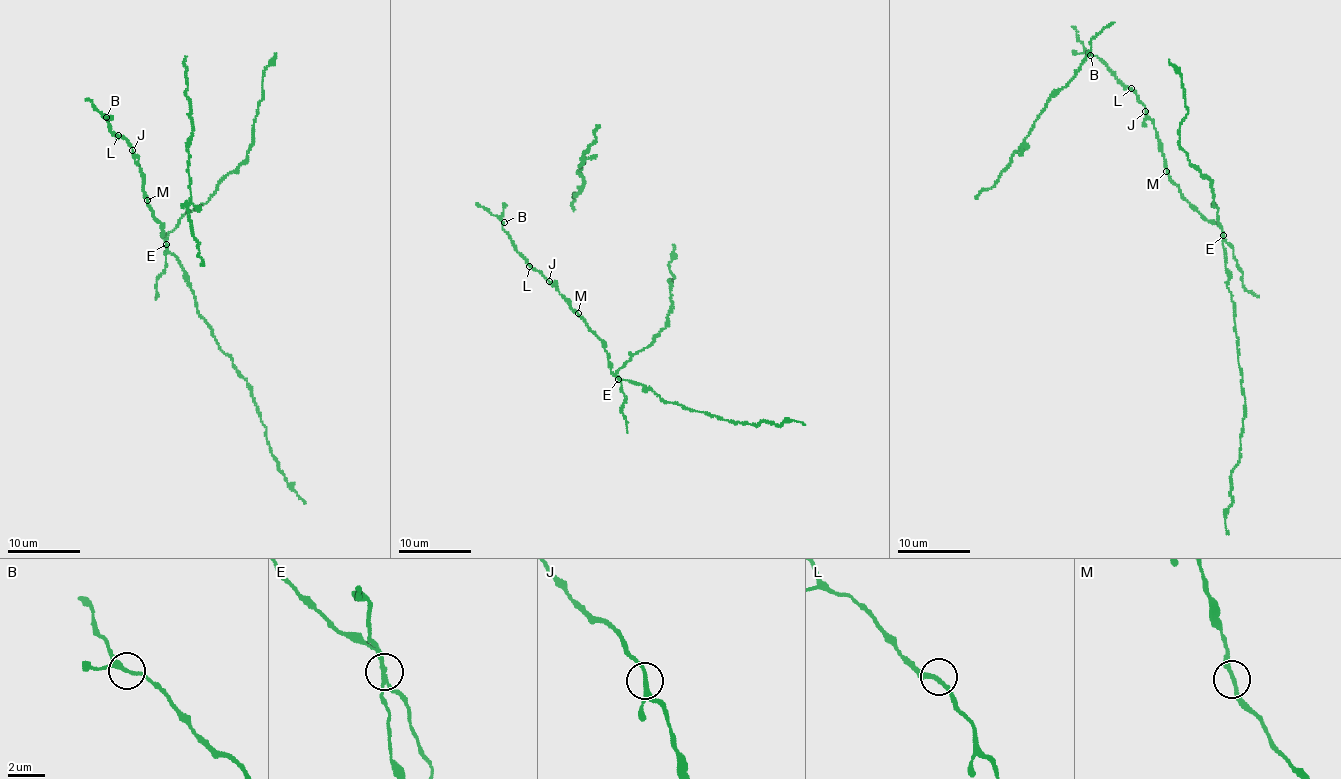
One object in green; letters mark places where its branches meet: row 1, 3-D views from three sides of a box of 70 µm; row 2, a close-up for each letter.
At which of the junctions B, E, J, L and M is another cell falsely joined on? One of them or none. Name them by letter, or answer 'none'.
E

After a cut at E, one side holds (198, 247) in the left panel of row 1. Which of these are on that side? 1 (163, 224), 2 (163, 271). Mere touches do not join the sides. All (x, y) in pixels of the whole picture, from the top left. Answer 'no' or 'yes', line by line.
1: no
2: yes

